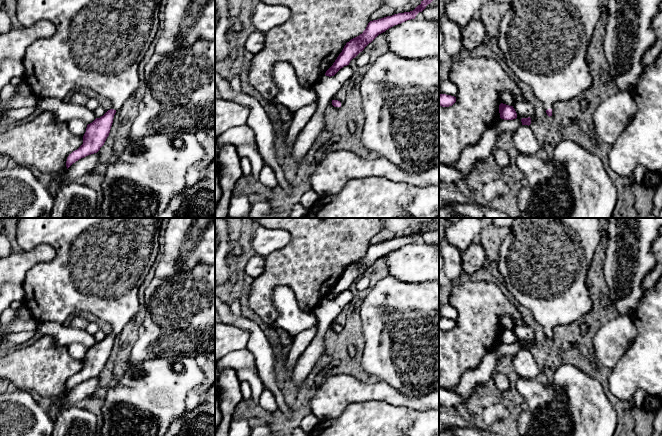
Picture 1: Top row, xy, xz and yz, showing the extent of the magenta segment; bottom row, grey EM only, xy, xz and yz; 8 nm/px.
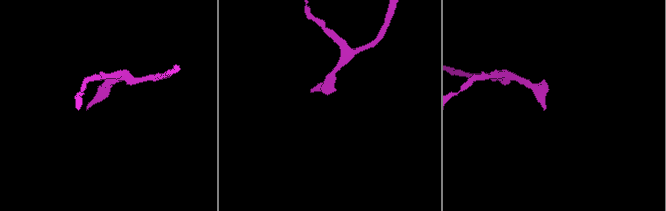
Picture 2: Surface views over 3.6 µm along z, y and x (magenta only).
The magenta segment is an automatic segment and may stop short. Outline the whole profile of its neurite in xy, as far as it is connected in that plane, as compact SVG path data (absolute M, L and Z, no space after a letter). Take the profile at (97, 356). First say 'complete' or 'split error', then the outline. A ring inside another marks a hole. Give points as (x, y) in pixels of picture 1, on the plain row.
split error; M19 218L16 229L16 241L22 251L30 251L41 244L47 244L55 250L55 257L50 262L36 264L28 270L24 283L22 284L25 292L22 304L28 309L32 318L38 323L54 321L64 324L70 316L76 316L80 312L86 312L95 315L99 320L109 323L113 330L103 340L96 342L92 347L87 349L86 356L83 360L83 368L67 381L67 393L79 383L97 377L100 374L109 360L116 335L120 334L124 326L135 318L139 309L138 290L152 268L159 252L159 229L162 220L163 218Z

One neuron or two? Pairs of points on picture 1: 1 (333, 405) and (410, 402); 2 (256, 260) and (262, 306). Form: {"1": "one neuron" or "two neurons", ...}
{"1": "one neuron", "2": "two neurons"}

